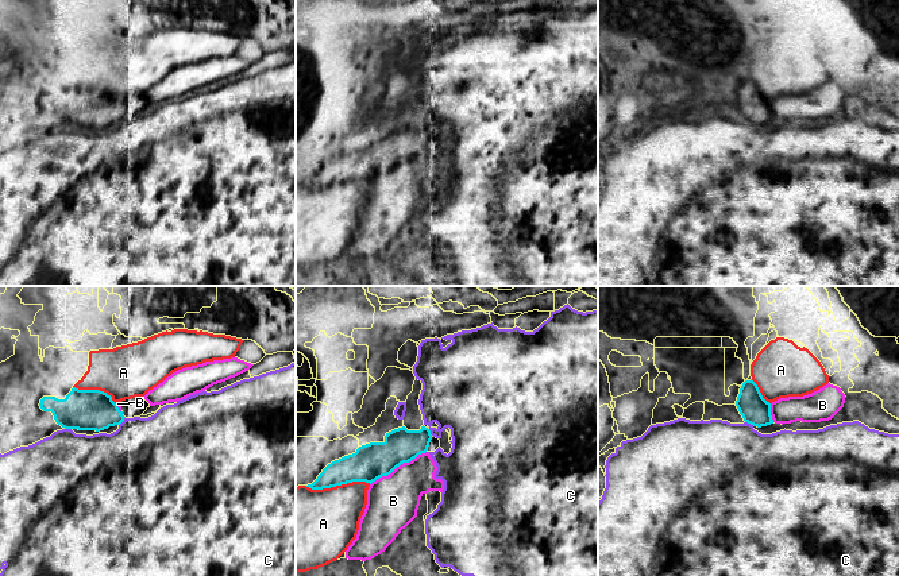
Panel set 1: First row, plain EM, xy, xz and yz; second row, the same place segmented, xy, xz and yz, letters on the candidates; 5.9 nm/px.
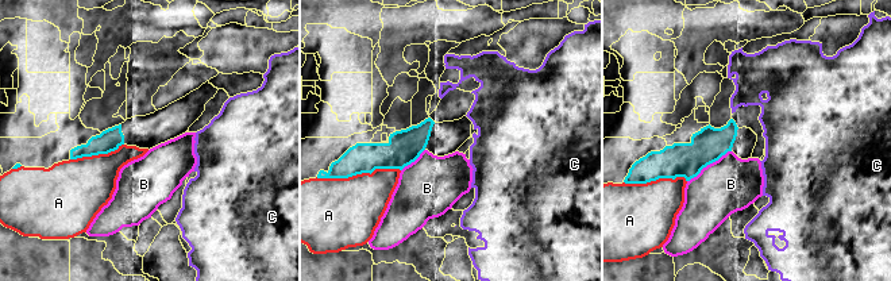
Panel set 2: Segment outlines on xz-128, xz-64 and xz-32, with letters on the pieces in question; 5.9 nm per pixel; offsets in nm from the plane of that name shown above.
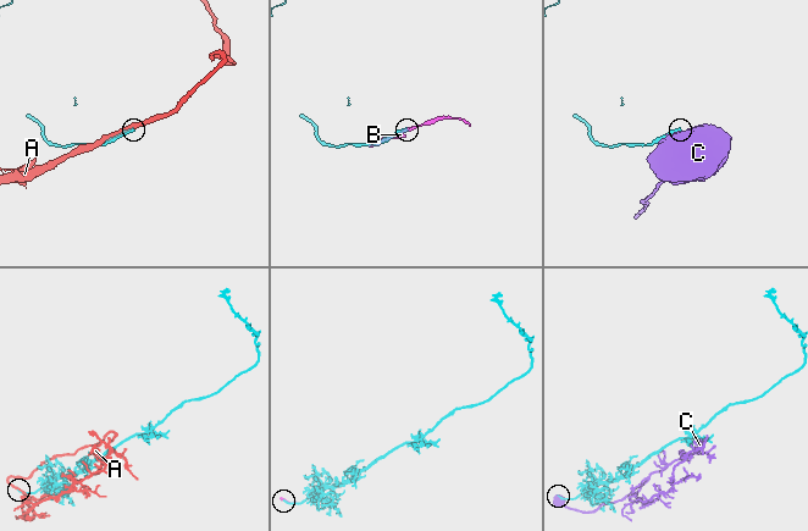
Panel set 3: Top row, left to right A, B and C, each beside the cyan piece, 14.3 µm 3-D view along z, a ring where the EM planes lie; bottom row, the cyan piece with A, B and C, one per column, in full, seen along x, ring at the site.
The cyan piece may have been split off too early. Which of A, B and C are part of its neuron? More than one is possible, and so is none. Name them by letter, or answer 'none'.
none

